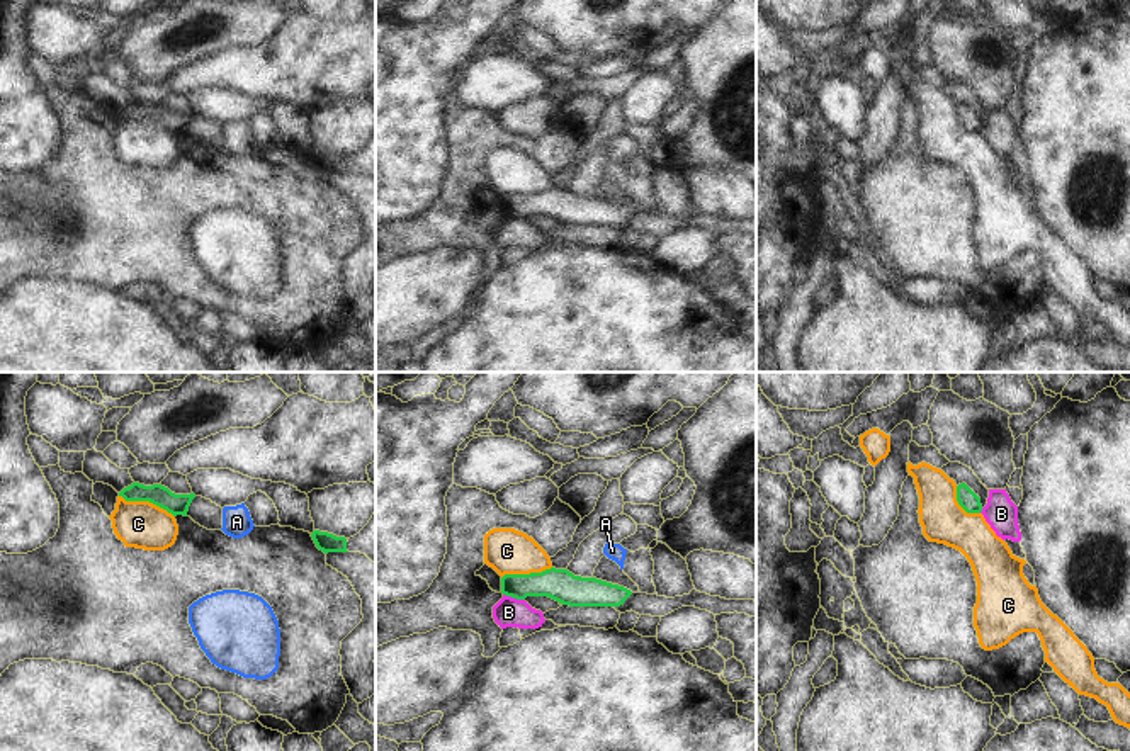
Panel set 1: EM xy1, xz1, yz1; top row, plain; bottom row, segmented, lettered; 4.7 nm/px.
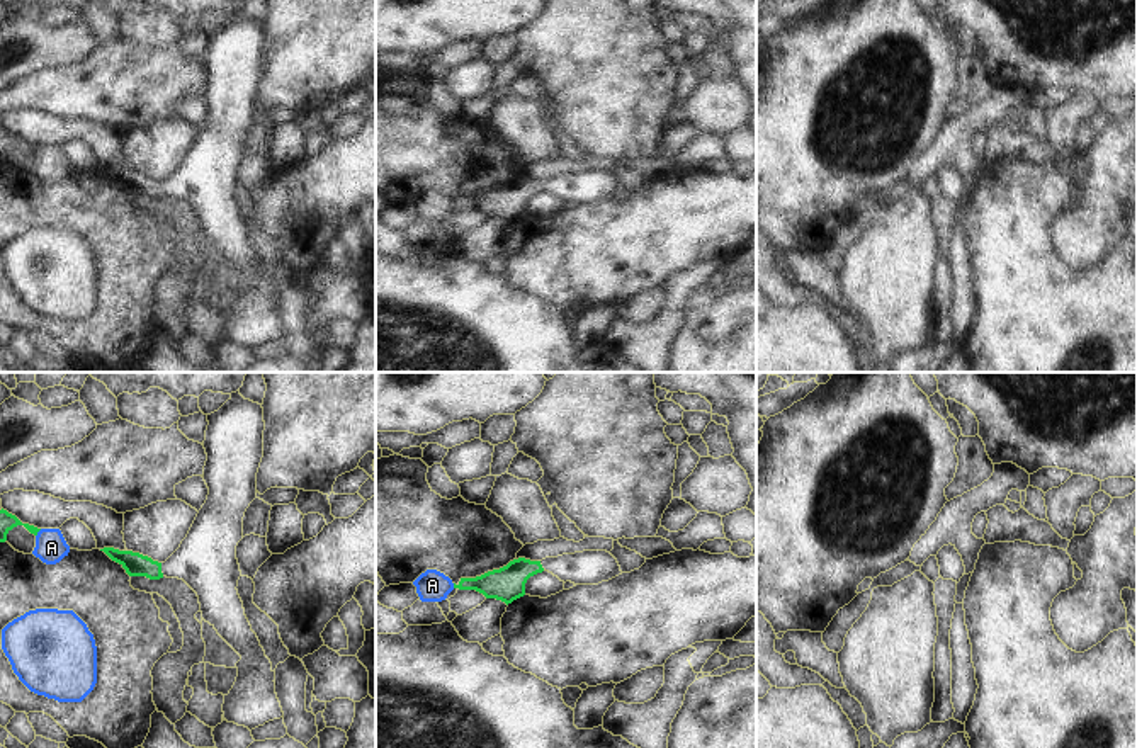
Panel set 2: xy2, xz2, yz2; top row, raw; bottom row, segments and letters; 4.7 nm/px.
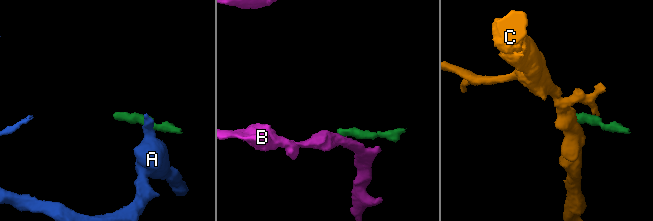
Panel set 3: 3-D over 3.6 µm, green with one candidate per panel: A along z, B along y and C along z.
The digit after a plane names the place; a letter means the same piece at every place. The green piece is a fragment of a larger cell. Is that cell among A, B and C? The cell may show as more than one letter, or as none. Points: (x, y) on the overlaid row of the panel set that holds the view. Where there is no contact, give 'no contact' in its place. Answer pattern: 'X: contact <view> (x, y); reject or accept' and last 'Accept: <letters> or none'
A: contact xy2 (38, 531); reject
B: contact xz1 (514, 597); reject
C: contact xy1 (146, 500); reject
Accept: none

